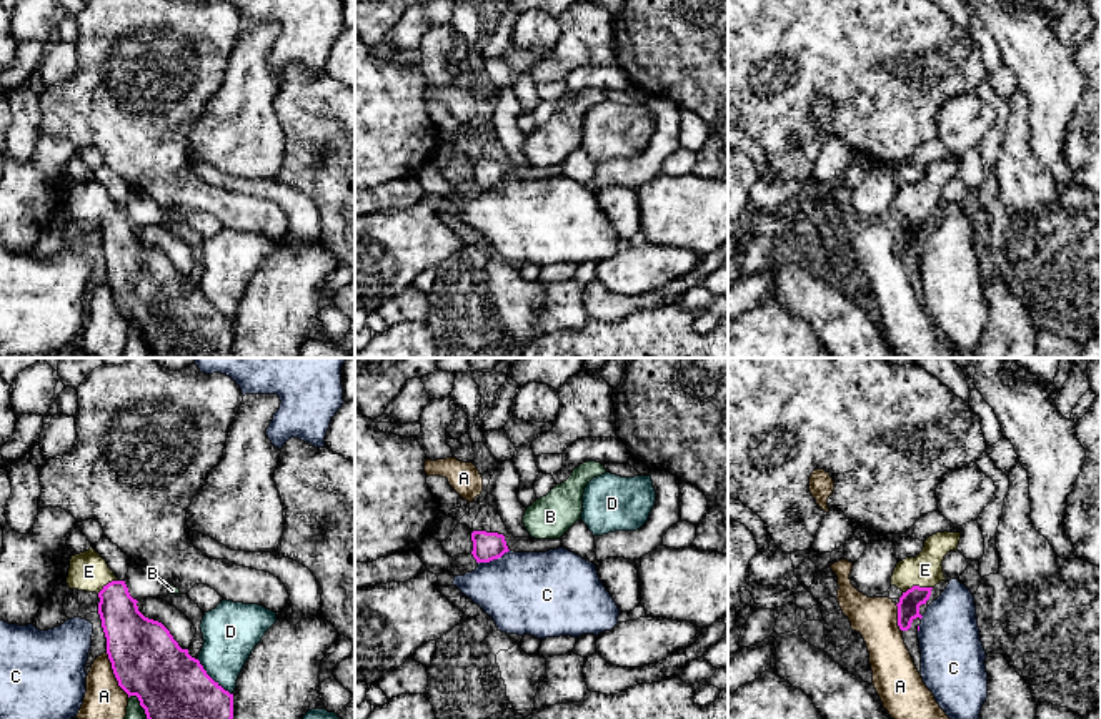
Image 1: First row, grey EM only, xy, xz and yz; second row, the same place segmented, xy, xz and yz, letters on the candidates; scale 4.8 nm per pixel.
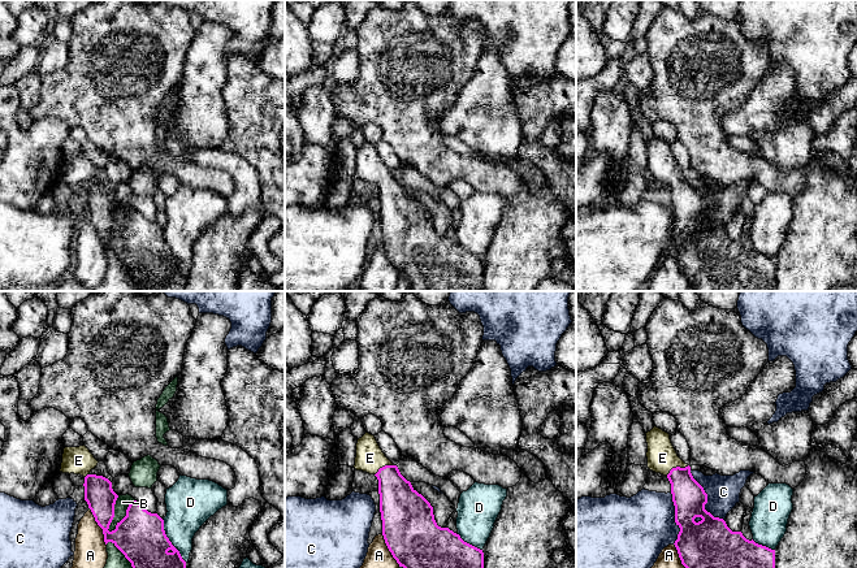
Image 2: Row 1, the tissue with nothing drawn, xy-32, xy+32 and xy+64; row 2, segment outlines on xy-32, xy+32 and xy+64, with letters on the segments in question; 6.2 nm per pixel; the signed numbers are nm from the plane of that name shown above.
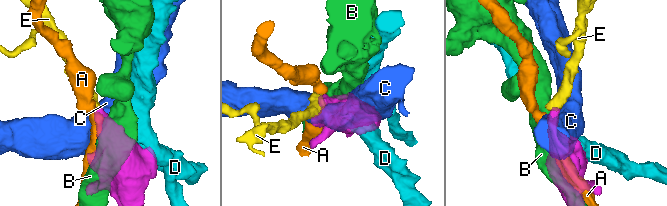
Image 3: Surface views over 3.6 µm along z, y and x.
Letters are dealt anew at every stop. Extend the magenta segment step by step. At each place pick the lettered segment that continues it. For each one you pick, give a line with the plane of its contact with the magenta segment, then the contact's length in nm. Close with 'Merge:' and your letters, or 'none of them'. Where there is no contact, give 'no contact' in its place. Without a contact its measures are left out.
E: meets magenta in yz; contact 150 nm long
Merge: E

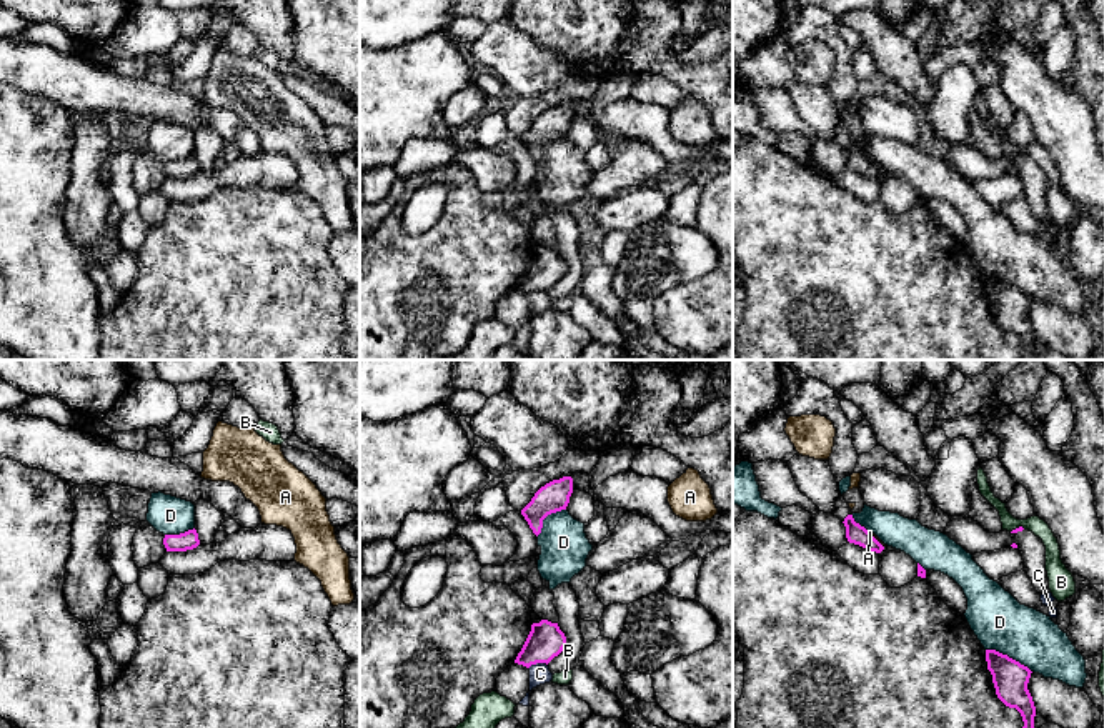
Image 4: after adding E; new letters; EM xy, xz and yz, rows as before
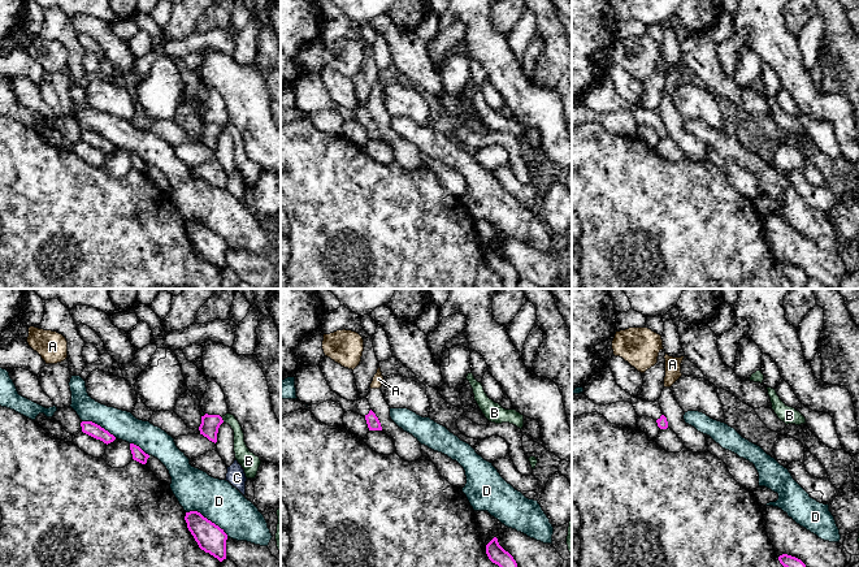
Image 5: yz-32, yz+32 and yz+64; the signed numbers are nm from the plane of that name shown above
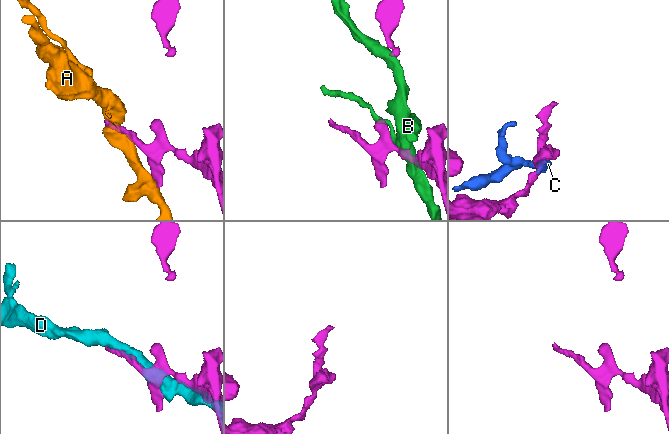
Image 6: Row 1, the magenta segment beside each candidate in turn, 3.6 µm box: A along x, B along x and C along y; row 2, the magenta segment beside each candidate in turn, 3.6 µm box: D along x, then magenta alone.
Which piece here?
Merge: none of them

